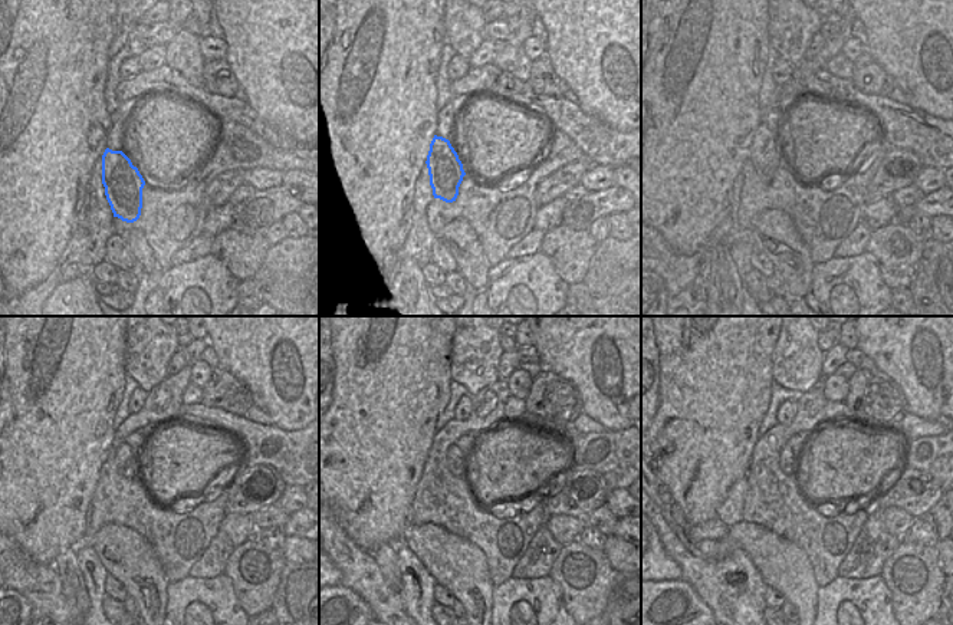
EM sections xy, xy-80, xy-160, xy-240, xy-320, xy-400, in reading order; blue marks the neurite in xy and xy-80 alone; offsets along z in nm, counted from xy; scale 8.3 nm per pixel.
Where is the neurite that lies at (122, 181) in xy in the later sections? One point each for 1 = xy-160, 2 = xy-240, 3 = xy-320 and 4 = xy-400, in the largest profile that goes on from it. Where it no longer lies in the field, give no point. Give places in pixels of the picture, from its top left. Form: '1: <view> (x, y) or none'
1: xy-160 (765, 154)
2: xy-240 (127, 466)
3: xy-320 (456, 457)
4: xy-400 (786, 460)

